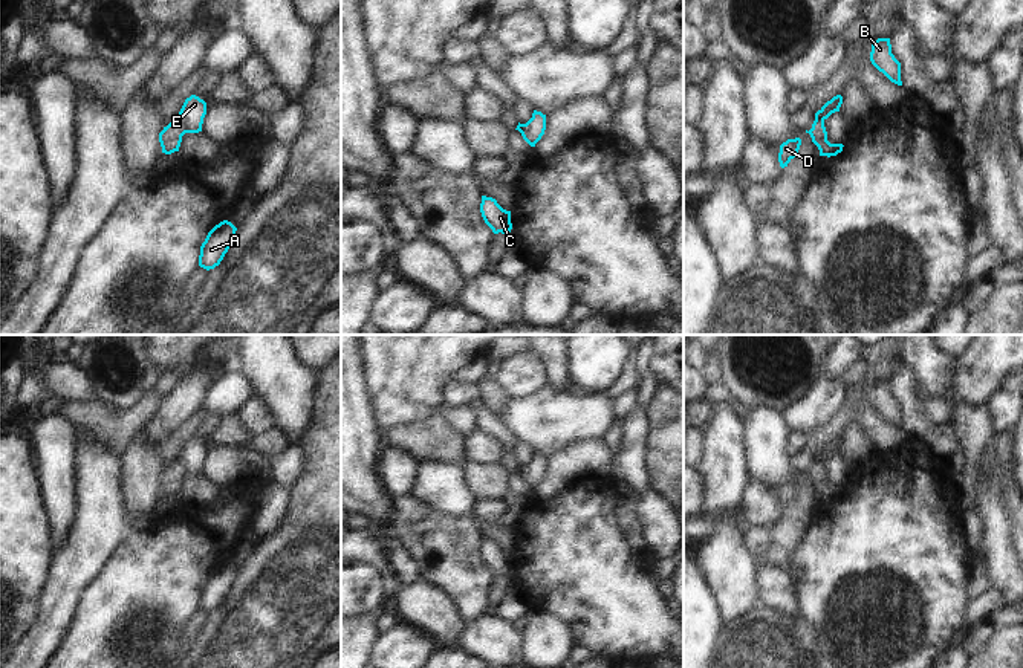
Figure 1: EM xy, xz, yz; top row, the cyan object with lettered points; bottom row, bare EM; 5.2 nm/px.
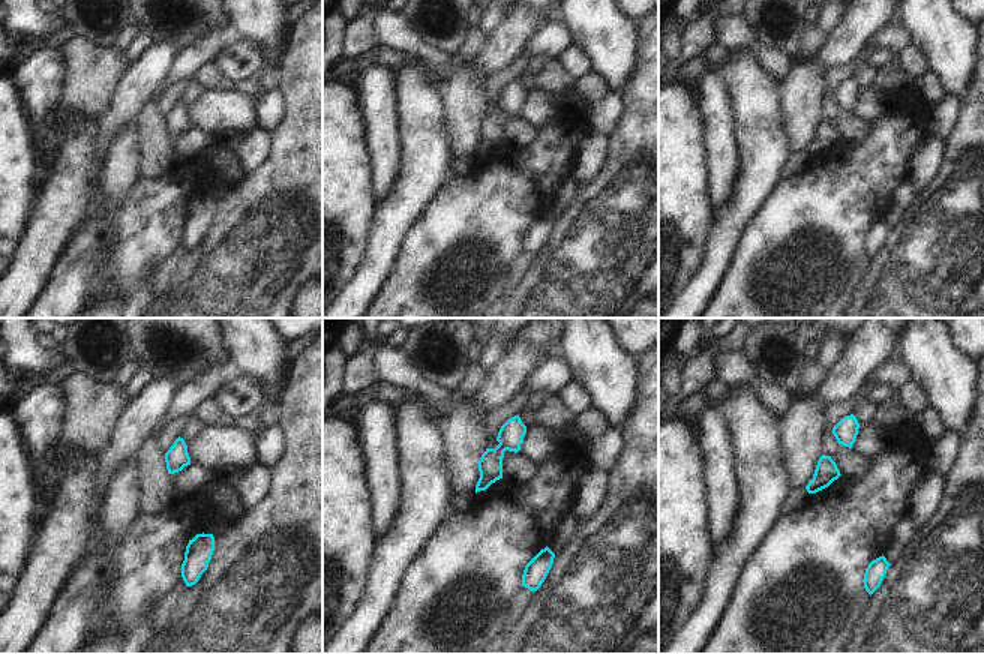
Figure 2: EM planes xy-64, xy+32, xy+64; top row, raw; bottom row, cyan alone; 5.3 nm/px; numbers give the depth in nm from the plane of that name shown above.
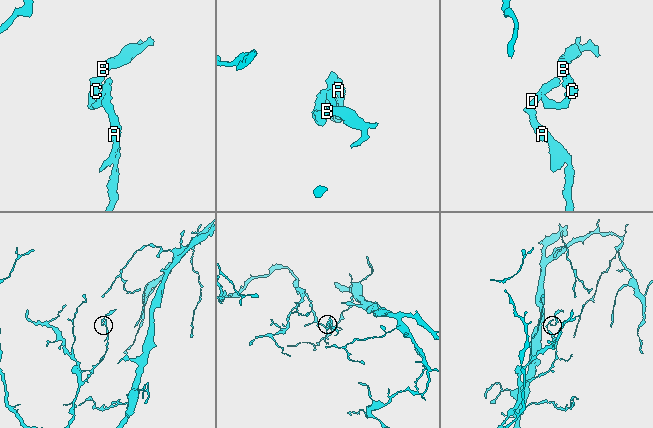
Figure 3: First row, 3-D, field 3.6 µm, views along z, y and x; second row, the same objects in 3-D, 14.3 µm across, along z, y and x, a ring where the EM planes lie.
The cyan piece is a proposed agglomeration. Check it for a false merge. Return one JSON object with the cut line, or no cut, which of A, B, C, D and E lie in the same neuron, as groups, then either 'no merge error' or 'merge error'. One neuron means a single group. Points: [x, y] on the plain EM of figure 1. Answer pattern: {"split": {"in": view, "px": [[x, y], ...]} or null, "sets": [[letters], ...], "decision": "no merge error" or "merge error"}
{"split": {"in": "xy", "px": [[178, 459], [185, 474]]}, "sets": [["A", "D", "E"], ["B", "C"]], "decision": "merge error"}

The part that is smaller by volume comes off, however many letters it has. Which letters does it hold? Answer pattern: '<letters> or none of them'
B, C.

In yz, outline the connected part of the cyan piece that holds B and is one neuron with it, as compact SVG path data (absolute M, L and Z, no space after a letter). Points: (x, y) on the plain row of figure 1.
M878 381L872 387L870 404L891 425L902 428L901 405L891 396L890 381Z

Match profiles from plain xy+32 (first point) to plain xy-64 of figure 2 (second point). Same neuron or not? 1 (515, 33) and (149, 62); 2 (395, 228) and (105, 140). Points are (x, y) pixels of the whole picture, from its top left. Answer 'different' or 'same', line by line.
1: same
2: different

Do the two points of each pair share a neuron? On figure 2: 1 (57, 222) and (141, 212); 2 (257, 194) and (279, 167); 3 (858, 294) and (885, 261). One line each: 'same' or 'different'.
1: different
2: same
3: same

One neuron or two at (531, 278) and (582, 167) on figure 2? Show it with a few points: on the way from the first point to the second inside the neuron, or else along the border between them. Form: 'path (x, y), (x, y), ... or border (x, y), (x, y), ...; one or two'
border (603, 159), (600, 171), (579, 186); two

